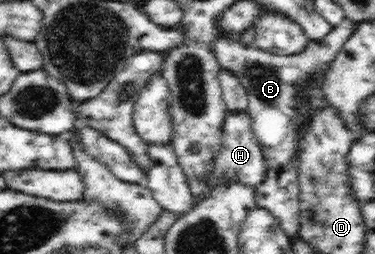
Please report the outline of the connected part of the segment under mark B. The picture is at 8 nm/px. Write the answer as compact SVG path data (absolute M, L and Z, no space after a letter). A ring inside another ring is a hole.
M343 19L343 22L333 28L327 37L320 39L319 42L310 41L306 50L302 54L292 56L281 56L275 52L263 51L253 44L245 44L238 36L228 35L228 32L218 32L214 37L213 43L209 47L213 50L213 55L217 58L217 63L223 70L235 74L239 82L247 90L248 108L246 113L252 119L252 130L258 139L258 143L263 147L264 160L268 167L267 179L263 184L257 186L256 207L267 209L273 213L273 216L279 220L281 230L287 234L287 238L298 235L300 231L300 199L298 197L298 167L295 157L297 157L297 123L301 123L301 110L297 110L297 102L293 102L293 87L305 79L305 75L321 75L321 71L329 69L333 57L341 51L349 35L357 29L358 24L349 19Z

